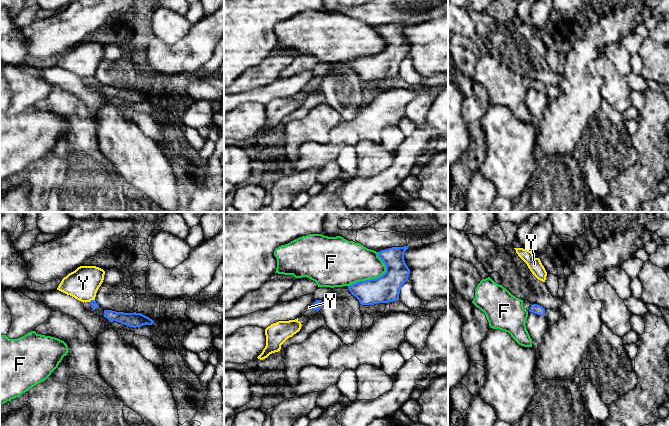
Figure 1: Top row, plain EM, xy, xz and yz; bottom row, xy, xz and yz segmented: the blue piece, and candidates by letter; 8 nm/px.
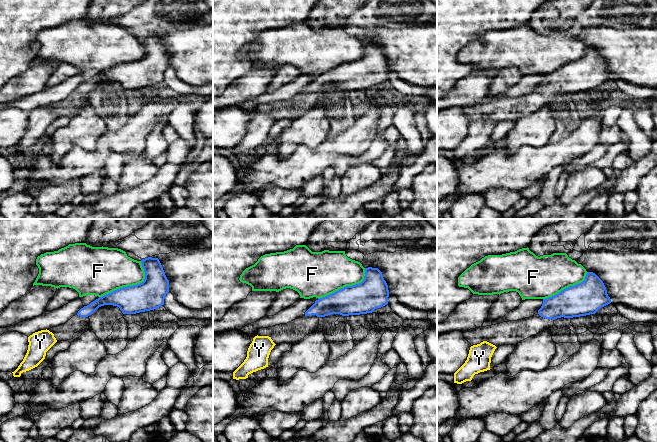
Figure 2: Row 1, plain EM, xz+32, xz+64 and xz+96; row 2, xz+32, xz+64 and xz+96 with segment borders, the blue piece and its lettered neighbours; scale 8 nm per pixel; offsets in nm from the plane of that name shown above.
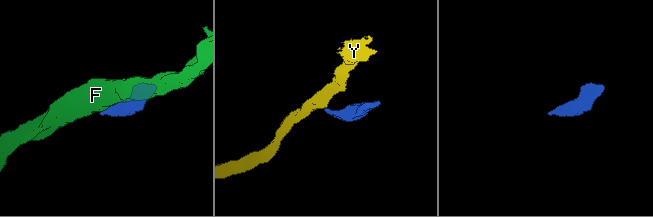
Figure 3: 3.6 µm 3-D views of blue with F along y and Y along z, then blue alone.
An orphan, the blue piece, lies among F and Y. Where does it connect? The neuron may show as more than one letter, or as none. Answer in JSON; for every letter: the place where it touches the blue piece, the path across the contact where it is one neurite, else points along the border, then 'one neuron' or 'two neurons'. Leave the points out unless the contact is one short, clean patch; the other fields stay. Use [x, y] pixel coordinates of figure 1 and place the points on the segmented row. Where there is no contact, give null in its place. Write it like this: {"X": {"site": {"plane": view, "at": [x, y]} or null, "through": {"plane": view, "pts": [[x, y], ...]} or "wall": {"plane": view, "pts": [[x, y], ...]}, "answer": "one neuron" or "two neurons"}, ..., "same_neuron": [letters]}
{"F": {"site": {"plane": "xz", "at": [376, 278]}, "answer": "two neurons"}, "Y": {"site": {"plane": "xy", "at": [91, 300]}, "wall": {"plane": "xy", "pts": [[94, 299], [89, 302]]}, "answer": "two neurons"}, "same_neuron": []}

